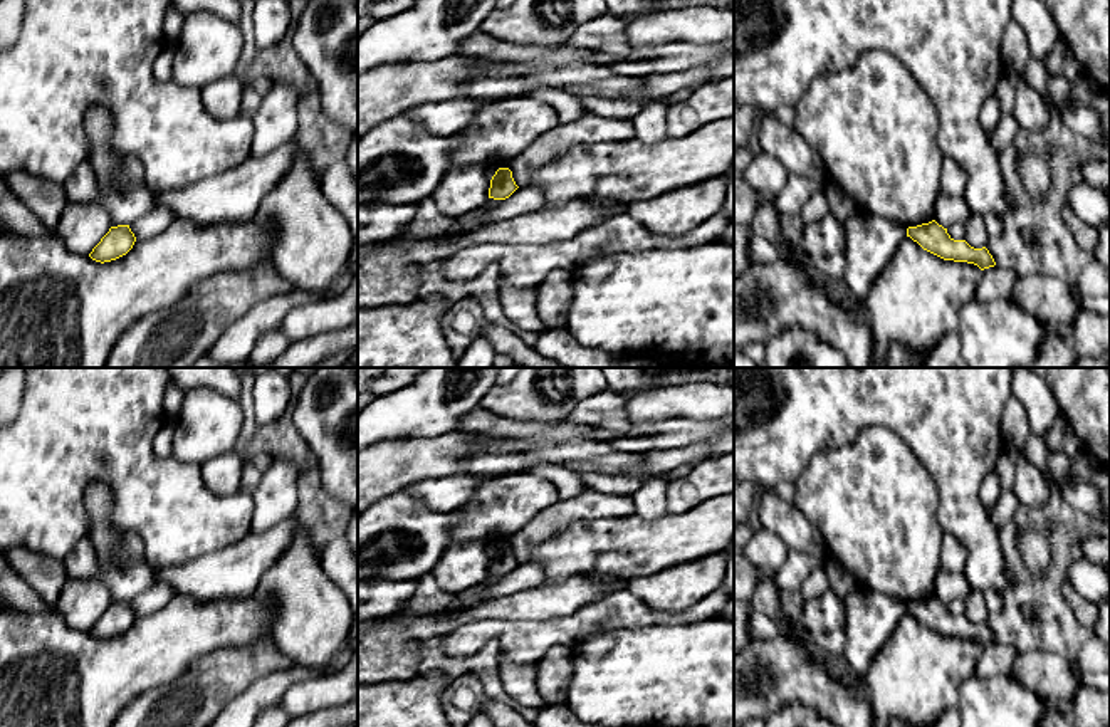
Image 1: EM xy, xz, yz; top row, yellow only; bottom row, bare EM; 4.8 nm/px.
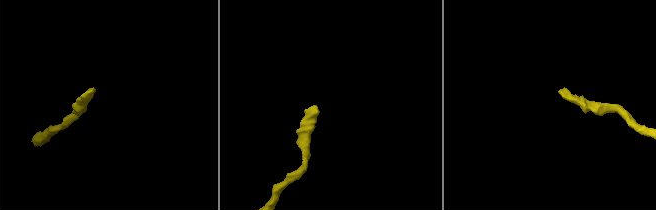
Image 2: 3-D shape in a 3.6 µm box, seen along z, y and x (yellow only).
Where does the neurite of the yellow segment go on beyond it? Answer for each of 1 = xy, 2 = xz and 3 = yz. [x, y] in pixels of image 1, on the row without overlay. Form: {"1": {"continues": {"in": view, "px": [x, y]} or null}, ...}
{"1": {"continues": null}, "2": {"continues": null}, "3": {"continues": null}}

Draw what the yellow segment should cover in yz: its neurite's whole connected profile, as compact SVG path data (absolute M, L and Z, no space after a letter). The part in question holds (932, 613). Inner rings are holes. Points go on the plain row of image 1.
M935 596L907 604L907 613L917 618L924 626L954 638L967 638L981 646L994 643L996 638L986 623L974 625L966 616L954 616L947 604Z

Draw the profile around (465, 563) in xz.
M504 534L482 541L453 541L432 571L435 581L452 594L462 594L465 589L480 584L489 574L492 552L507 541L509 537Z

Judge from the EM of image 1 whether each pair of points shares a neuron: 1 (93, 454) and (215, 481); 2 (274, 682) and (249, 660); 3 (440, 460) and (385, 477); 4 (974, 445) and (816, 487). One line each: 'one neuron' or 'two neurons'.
1: two neurons
2: two neurons
3: one neuron
4: two neurons

